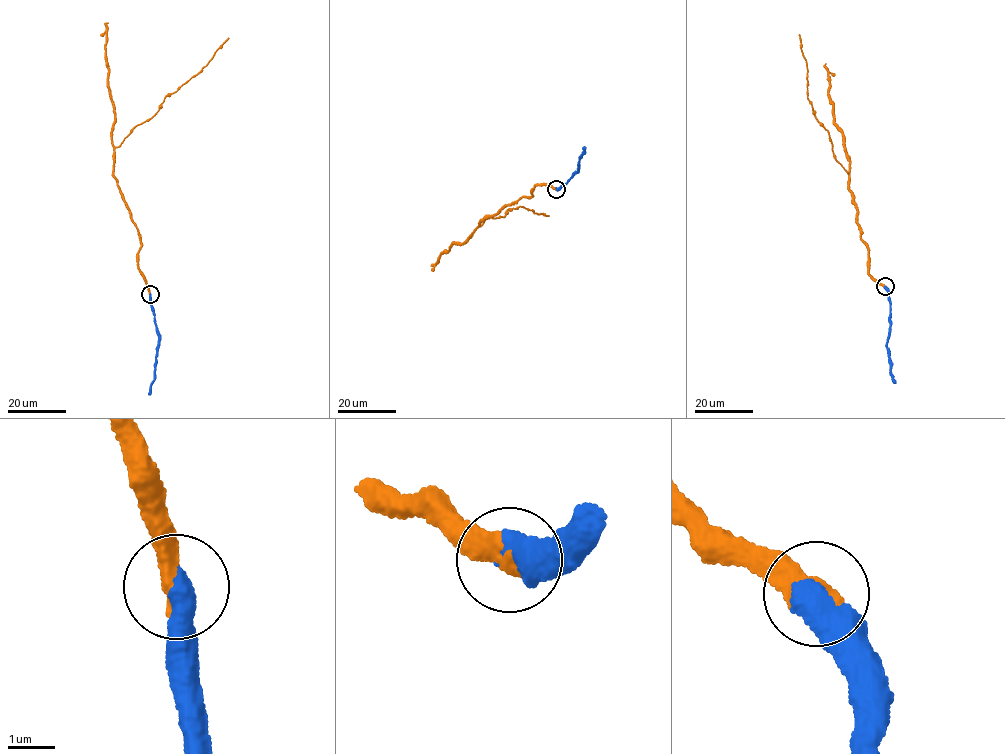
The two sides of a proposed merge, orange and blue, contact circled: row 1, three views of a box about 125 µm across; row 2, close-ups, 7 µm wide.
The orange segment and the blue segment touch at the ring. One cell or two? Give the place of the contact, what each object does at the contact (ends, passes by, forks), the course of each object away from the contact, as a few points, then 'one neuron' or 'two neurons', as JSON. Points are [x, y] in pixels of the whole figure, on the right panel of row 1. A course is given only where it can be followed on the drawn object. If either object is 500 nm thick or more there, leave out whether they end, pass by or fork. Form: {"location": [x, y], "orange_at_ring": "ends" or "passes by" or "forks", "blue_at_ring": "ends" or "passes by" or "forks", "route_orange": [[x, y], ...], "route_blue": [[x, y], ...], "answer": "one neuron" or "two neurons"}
{"location": [885, 286], "route_orange": [[885, 287], [868, 274], [867, 244], [861, 239], [848, 175], [808, 97], [799, 34]], "route_blue": [[885, 287], [890, 303], [887, 346], [890, 369], [896, 383]], "answer": "one neuron"}

